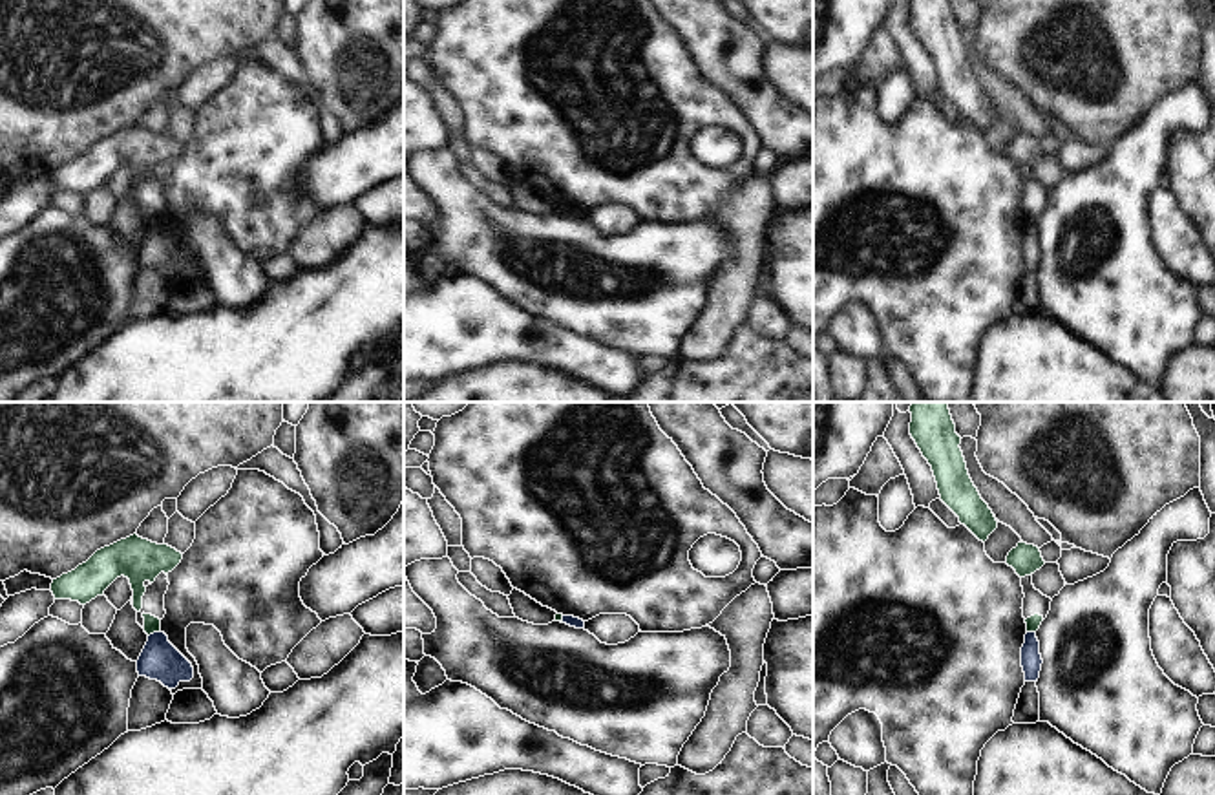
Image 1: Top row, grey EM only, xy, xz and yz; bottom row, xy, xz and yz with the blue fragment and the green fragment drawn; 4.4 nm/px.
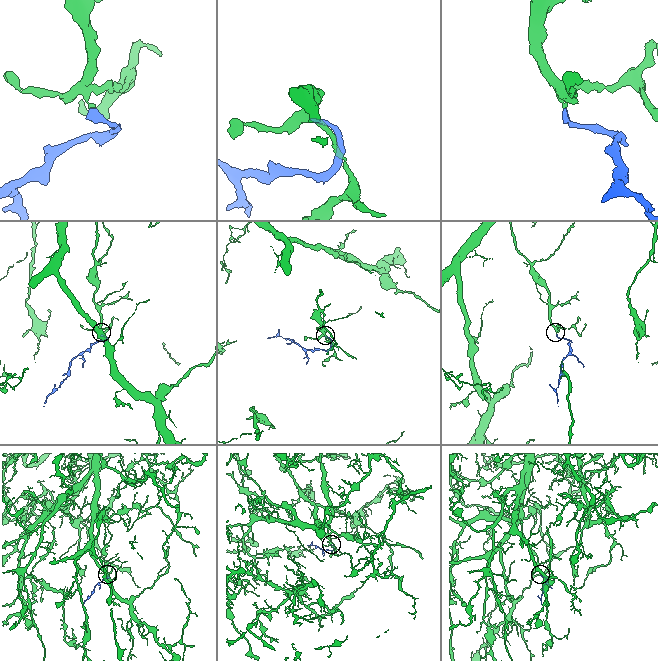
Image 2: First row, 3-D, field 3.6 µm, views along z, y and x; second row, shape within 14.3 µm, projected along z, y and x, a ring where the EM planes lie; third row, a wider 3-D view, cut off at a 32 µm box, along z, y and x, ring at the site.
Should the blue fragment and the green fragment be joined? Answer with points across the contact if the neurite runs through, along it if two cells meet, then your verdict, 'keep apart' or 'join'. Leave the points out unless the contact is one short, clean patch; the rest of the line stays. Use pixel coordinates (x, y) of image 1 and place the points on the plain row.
border along xy (158, 222), (148, 227); keep apart

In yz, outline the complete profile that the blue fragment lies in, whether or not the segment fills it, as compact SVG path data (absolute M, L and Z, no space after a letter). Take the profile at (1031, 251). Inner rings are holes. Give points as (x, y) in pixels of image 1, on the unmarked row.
M1036 223L1025 225L1025 234L1021 238L1021 258L1025 263L1025 272L1038 272L1041 261L1040 232Z

